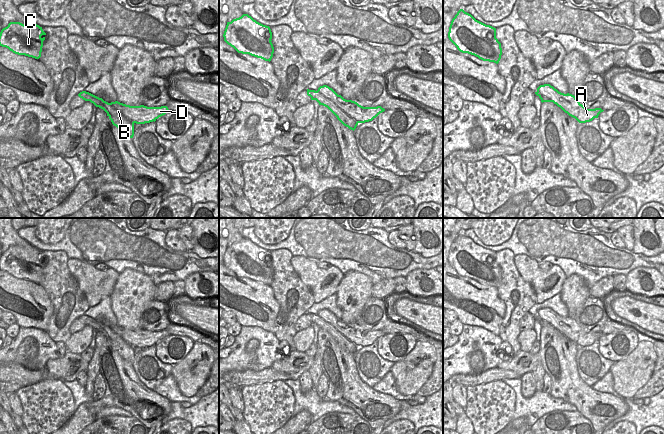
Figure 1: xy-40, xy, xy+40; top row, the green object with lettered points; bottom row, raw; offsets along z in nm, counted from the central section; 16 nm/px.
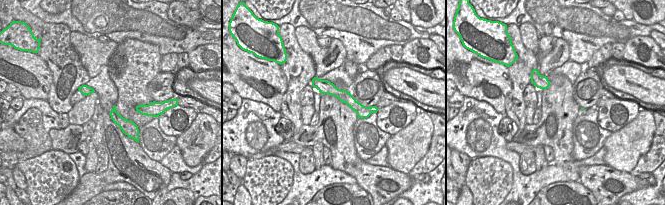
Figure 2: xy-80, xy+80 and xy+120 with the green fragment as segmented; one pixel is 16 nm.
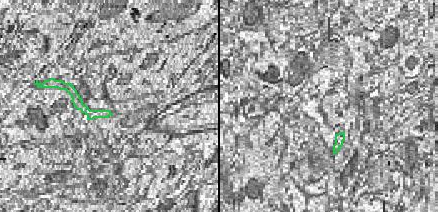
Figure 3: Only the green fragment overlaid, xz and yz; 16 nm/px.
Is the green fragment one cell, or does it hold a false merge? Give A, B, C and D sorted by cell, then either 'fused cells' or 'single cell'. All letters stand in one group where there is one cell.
A C D / B | fused cells

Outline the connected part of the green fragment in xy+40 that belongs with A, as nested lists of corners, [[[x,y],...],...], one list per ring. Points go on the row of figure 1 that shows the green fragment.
[[[550,84],[540,85],[537,88],[537,93],[552,100],[554,104],[579,123],[590,122],[594,118],[598,118],[599,114],[604,111],[601,108],[586,109],[574,95],[561,93]]]

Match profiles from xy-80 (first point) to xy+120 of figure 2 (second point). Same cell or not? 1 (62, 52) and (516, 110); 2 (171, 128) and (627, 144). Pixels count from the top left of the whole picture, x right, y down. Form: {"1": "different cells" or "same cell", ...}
{"1": "same cell", "2": "different cells"}

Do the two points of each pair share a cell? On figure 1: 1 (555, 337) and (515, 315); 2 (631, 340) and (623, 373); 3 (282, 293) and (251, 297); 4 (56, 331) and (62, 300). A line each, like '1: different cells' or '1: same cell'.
1: different cells
2: different cells
3: different cells
4: same cell

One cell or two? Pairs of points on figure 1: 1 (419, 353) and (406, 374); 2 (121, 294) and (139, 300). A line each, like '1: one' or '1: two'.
1: one
2: one

